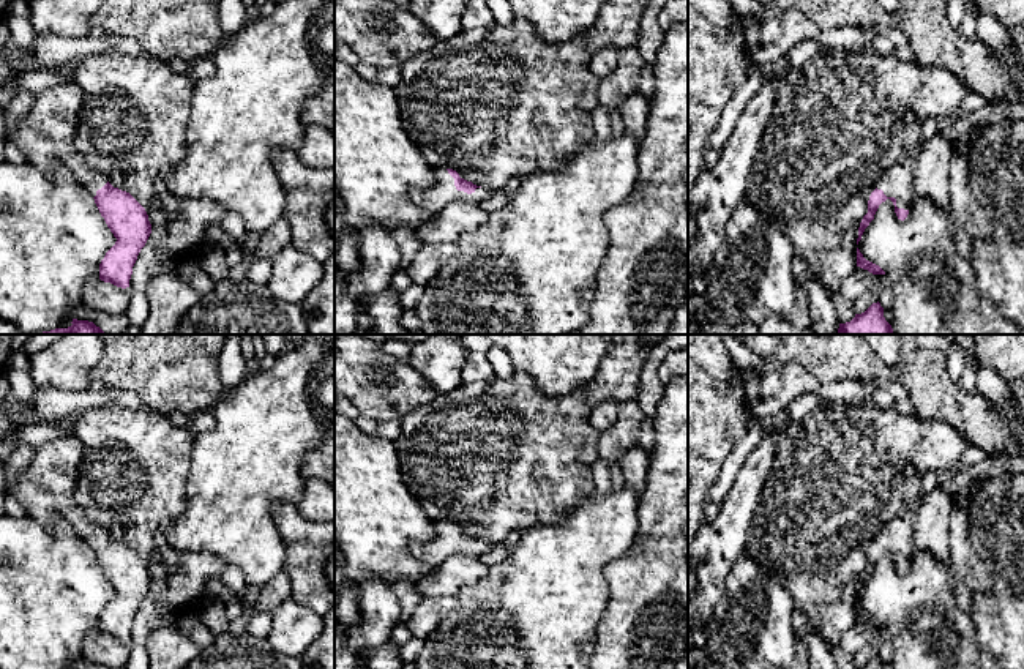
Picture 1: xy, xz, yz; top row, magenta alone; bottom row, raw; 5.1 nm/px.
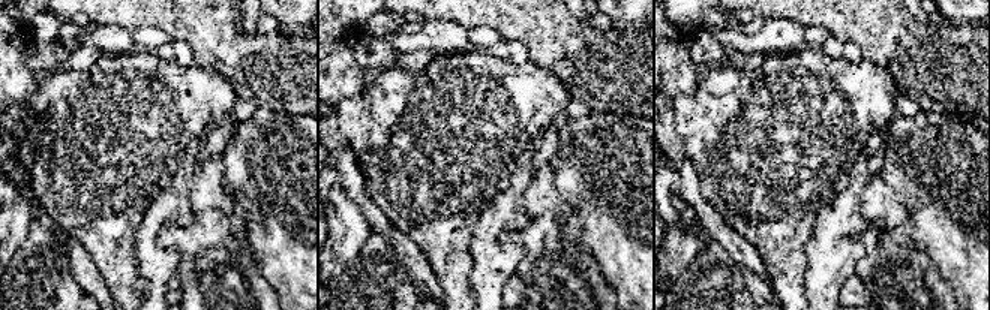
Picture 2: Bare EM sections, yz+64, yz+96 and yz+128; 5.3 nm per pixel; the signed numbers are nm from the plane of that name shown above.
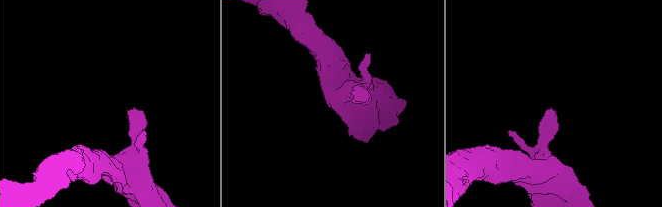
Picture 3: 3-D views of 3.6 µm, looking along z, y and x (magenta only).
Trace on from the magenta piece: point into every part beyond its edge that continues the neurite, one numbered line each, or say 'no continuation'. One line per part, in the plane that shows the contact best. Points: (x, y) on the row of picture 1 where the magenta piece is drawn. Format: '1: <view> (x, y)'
1: xz (434, 199)

